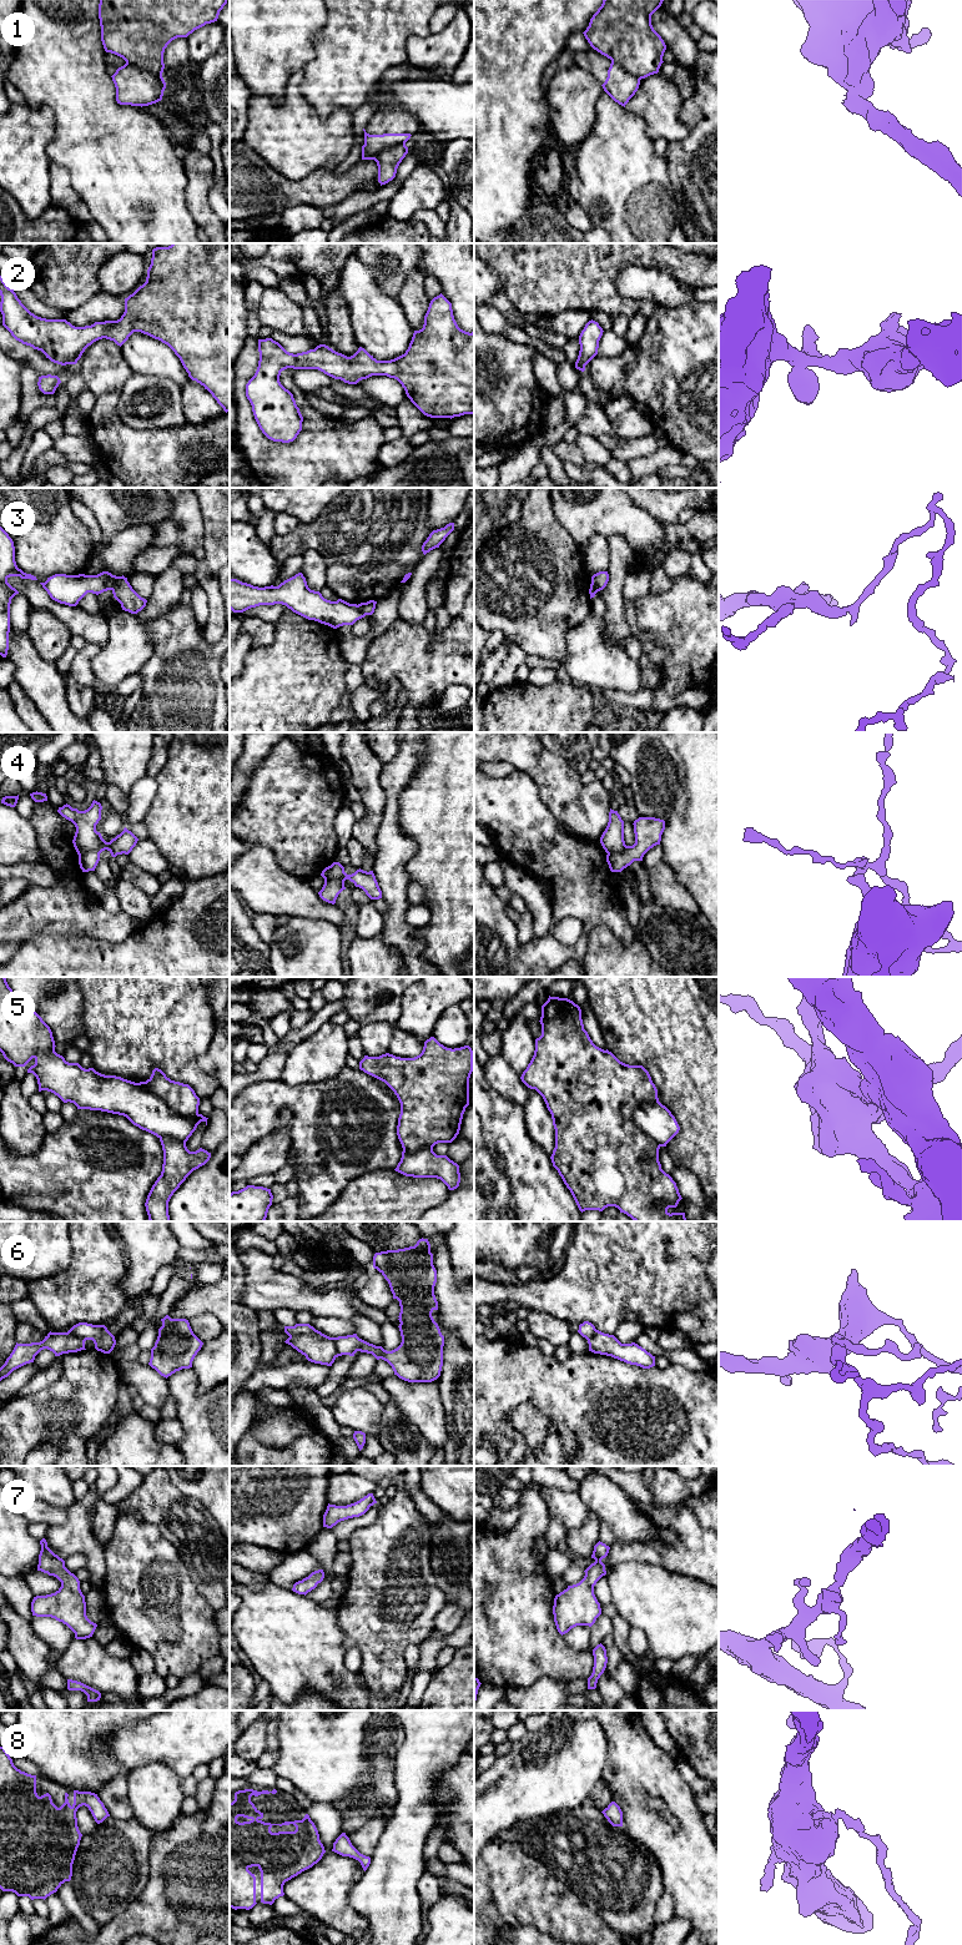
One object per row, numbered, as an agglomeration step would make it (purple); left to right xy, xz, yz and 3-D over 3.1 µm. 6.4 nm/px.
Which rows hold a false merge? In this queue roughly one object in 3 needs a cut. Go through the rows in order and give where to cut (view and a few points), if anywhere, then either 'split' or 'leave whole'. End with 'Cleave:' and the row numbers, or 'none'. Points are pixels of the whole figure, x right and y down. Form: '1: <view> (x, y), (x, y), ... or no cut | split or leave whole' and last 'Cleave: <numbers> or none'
1: xy (126, 63), (155, 74), (161, 80), (164, 89) | split
2: no cut | leave whole
3: xy (120, 577), (111, 589) | split
4: xy (99, 852), (90, 851), (79, 855) | split
5: yz (658, 1099), (643, 1103), (634, 1112), (633, 1122), (659, 1147) | split
6: xz (290, 1335), (326, 1335), (332, 1340), (341, 1355) | split
7: no cut | leave whole
8: no cut | leave whole
Cleave: 1, 3, 4, 5, 6

